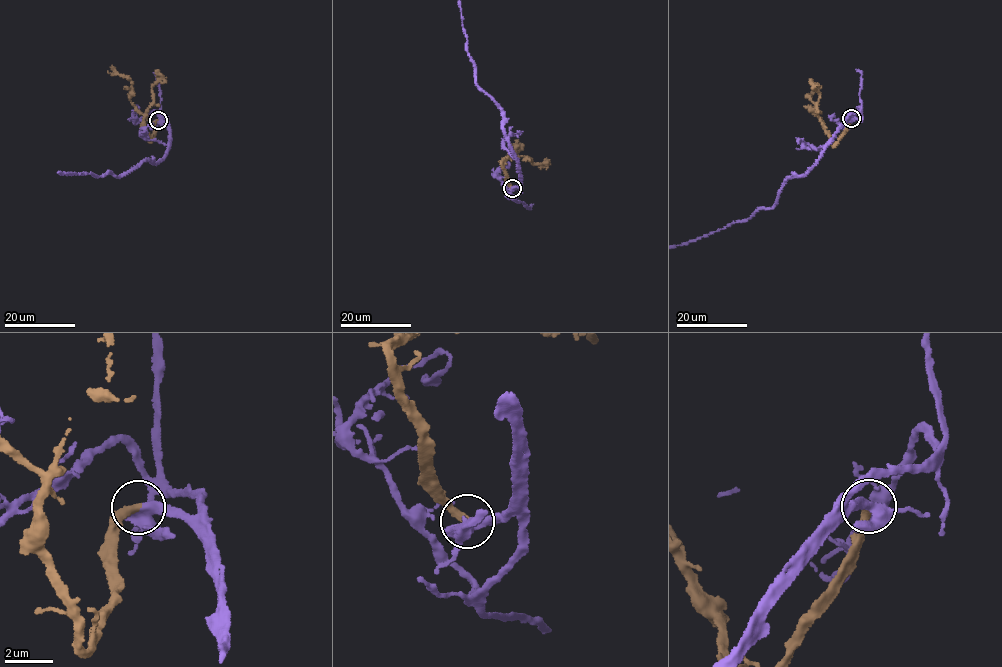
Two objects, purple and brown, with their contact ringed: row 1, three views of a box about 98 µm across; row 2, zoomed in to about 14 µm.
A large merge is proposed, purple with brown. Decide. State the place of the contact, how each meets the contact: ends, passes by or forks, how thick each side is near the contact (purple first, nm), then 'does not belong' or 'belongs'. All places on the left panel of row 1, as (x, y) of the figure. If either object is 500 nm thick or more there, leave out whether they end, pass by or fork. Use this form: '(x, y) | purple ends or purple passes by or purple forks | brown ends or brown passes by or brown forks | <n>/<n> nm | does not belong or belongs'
(158, 120) | purple forks | brown ends | 400/360 nm | belongs

